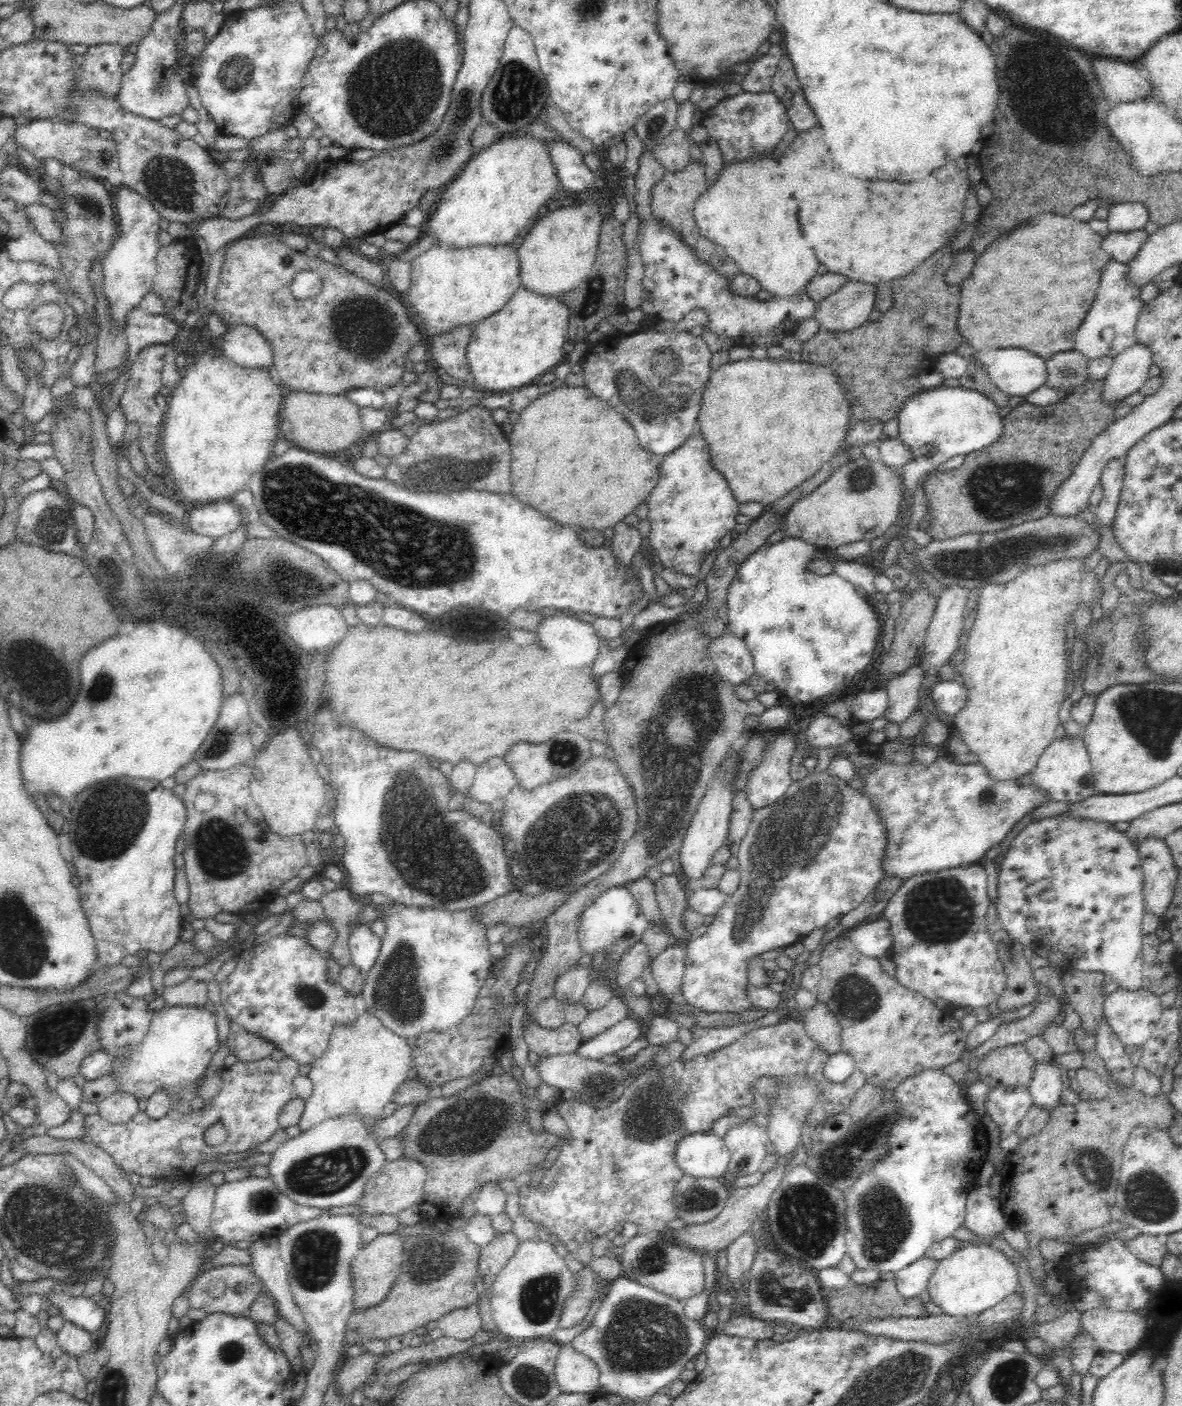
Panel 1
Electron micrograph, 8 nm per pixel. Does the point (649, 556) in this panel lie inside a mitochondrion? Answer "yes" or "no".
no

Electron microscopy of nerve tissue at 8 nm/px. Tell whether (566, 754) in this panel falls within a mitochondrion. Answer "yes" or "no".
yes

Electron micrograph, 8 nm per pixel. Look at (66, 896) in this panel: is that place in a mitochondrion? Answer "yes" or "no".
no

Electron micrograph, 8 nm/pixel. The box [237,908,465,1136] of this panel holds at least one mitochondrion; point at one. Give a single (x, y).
(394, 994)

